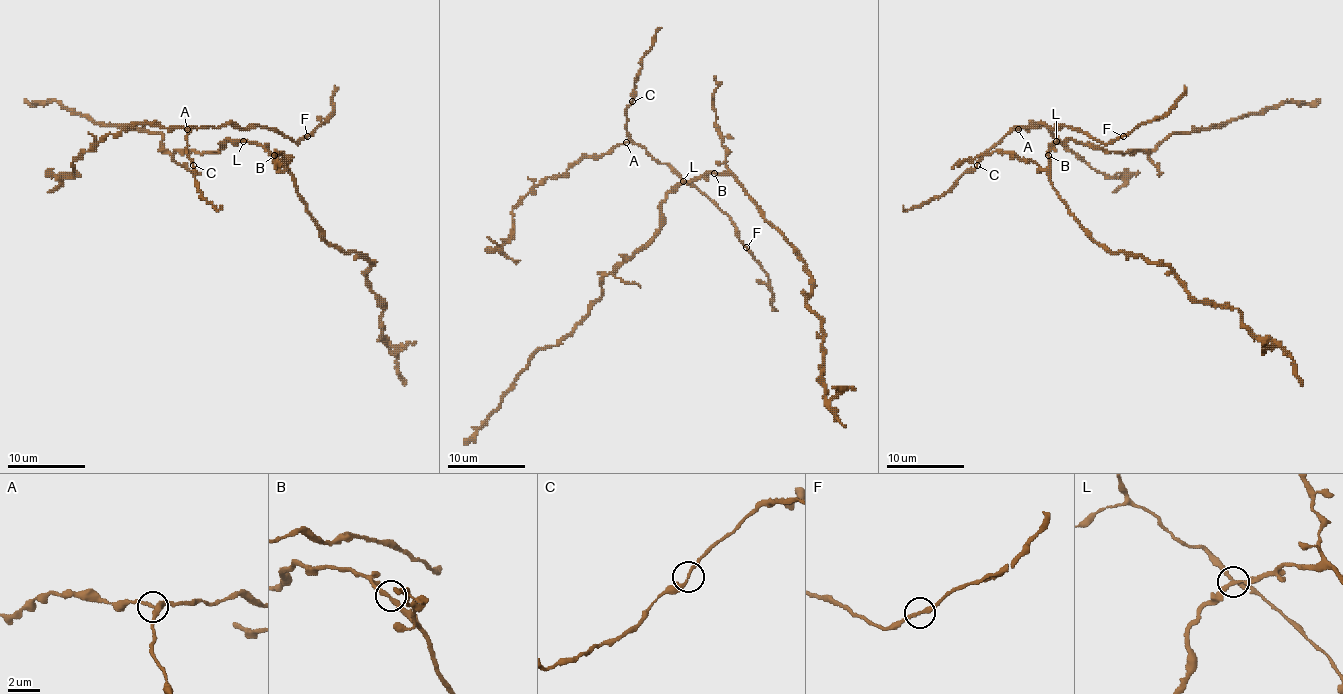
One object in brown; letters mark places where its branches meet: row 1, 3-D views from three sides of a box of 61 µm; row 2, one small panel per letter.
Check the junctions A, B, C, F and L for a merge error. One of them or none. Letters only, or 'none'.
A

